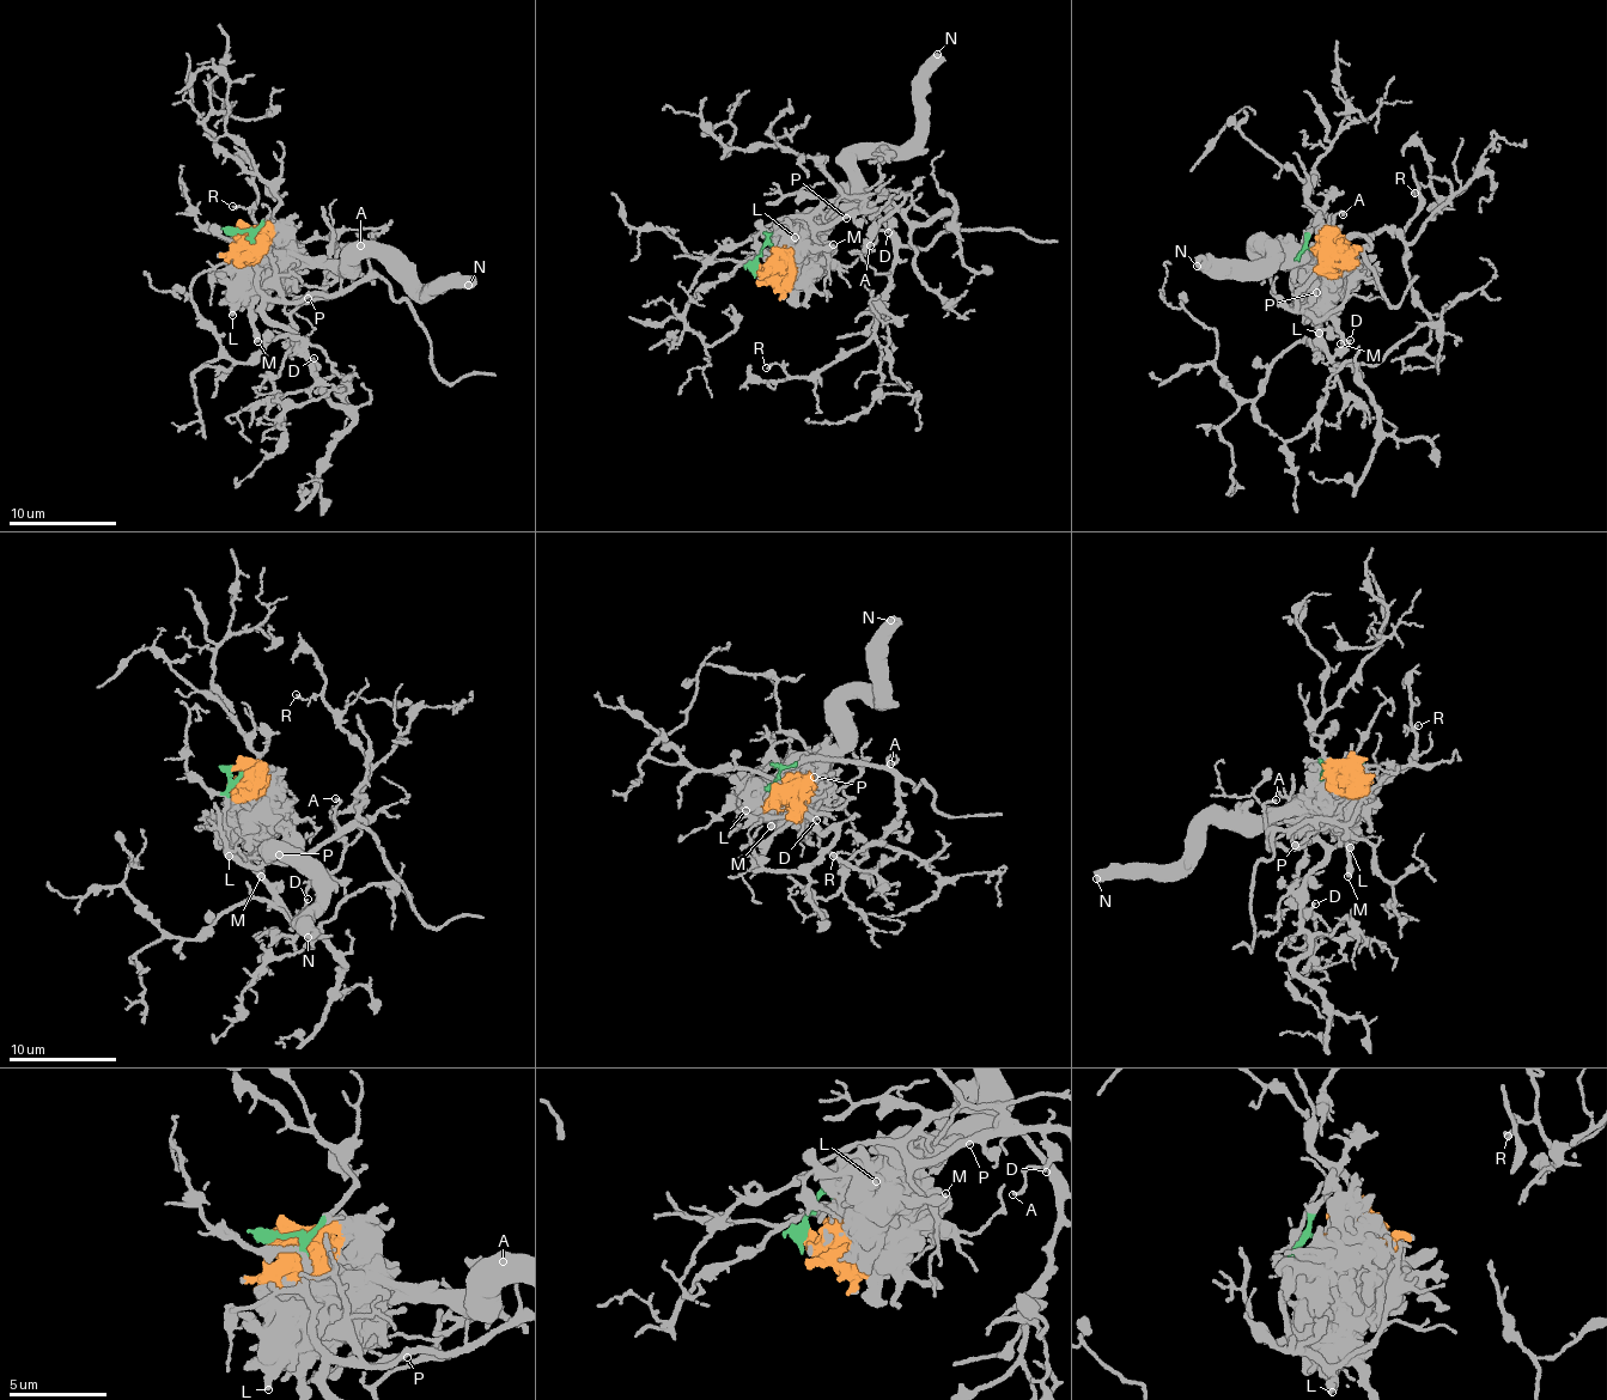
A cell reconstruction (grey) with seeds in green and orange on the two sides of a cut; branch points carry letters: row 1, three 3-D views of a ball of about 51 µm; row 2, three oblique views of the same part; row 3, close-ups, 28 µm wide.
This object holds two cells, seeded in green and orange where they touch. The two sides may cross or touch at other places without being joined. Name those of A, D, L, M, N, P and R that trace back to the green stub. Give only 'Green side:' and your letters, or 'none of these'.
Green side: A, D, P, R

